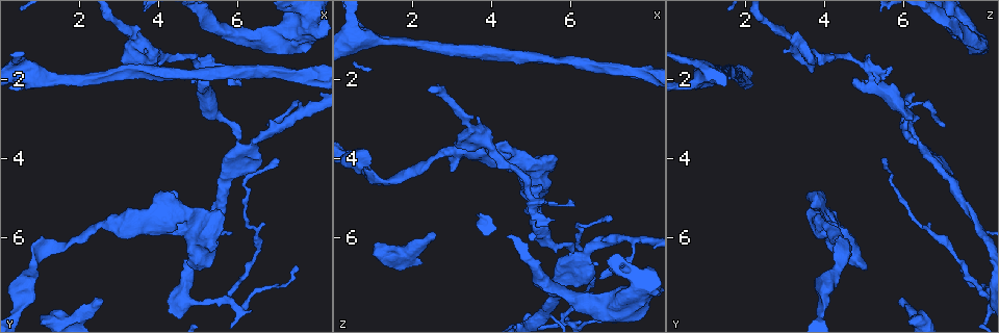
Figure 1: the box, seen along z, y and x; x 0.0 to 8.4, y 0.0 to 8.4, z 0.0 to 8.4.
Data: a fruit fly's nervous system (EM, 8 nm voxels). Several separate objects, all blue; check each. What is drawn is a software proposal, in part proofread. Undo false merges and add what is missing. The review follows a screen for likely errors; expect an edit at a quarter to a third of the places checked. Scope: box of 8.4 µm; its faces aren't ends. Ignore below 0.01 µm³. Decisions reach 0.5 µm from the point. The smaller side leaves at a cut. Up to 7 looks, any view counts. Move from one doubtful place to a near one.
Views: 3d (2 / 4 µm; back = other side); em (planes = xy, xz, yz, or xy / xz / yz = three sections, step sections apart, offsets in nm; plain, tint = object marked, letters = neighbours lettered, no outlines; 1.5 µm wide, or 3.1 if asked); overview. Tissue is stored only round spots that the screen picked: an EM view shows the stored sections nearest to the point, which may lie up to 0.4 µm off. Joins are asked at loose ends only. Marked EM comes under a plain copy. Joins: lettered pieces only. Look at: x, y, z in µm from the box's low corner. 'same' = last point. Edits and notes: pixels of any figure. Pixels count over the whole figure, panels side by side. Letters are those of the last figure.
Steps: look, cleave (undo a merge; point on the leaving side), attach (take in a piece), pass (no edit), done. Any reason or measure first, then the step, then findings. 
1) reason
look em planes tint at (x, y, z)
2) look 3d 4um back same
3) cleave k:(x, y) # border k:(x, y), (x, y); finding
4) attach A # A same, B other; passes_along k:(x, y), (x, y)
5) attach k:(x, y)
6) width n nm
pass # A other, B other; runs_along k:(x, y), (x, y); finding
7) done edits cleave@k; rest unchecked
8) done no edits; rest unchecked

branch stops here
look 3d 2um at (3.00, 5.60, 4.30)

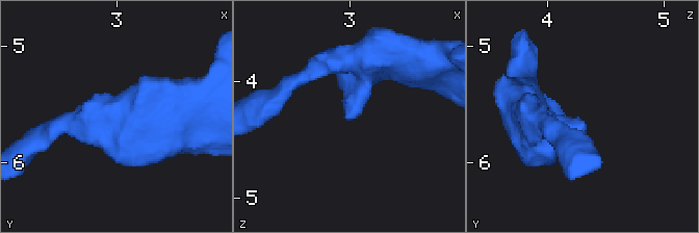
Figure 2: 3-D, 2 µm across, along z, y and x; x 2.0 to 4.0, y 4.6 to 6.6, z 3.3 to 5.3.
arm_widths 180, 340 nm
look em planes letters at (3.00, 5.66, 4.30)

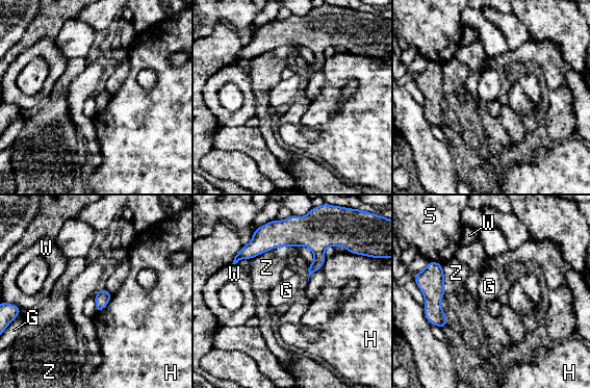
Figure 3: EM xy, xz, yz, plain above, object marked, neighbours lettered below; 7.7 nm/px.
pass # G other, H other, S other, W other, Z other; runs_along 3:(333, 243), (280, 239), (253, 254); no lettered piece goes on from it

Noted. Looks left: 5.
thick turns thin
look 3d 4um at (0.55, 7.50, 4.00)

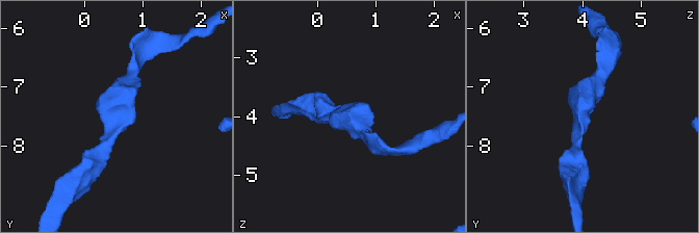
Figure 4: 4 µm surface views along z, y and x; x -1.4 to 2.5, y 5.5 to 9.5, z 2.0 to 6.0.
arm_widths 220, 260 nm
look em xz step 8 tint at (0.55, 7.55, 4.00)

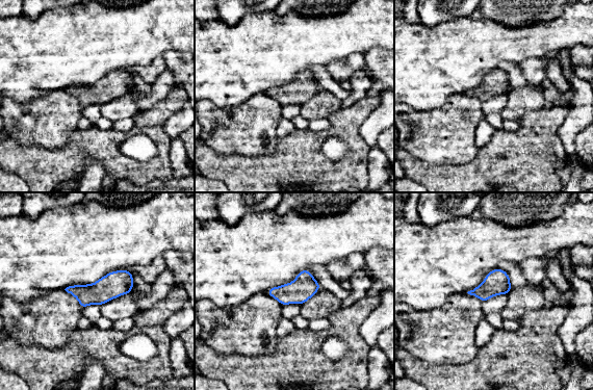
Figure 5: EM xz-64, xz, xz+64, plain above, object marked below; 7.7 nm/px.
look em xz step 8 letters same

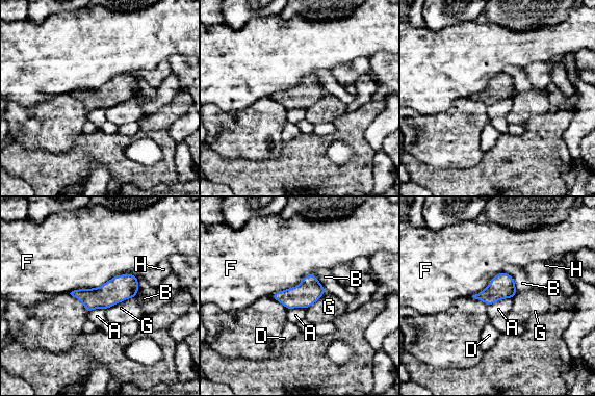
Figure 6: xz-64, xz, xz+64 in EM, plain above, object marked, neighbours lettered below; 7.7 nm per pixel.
pass # A other, B other, D other, F other, G other, H other; border 6:(134, 273), (70, 293); one cell here

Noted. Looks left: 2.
branch stops here
look em yz step 8 letters at (2.55, 7.65, 5.90)

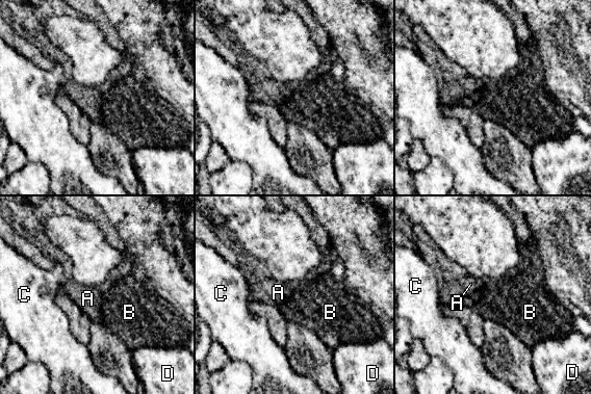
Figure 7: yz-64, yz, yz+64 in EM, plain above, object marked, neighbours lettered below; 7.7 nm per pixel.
look em planes letters same

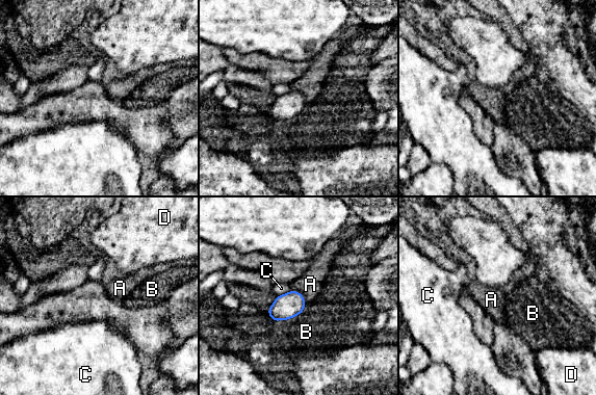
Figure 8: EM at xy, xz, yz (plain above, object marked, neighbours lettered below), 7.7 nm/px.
pass # A other, B other, C other, D other; no lettered piece goes on from it

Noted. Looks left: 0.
done no edits; rest unchecked

